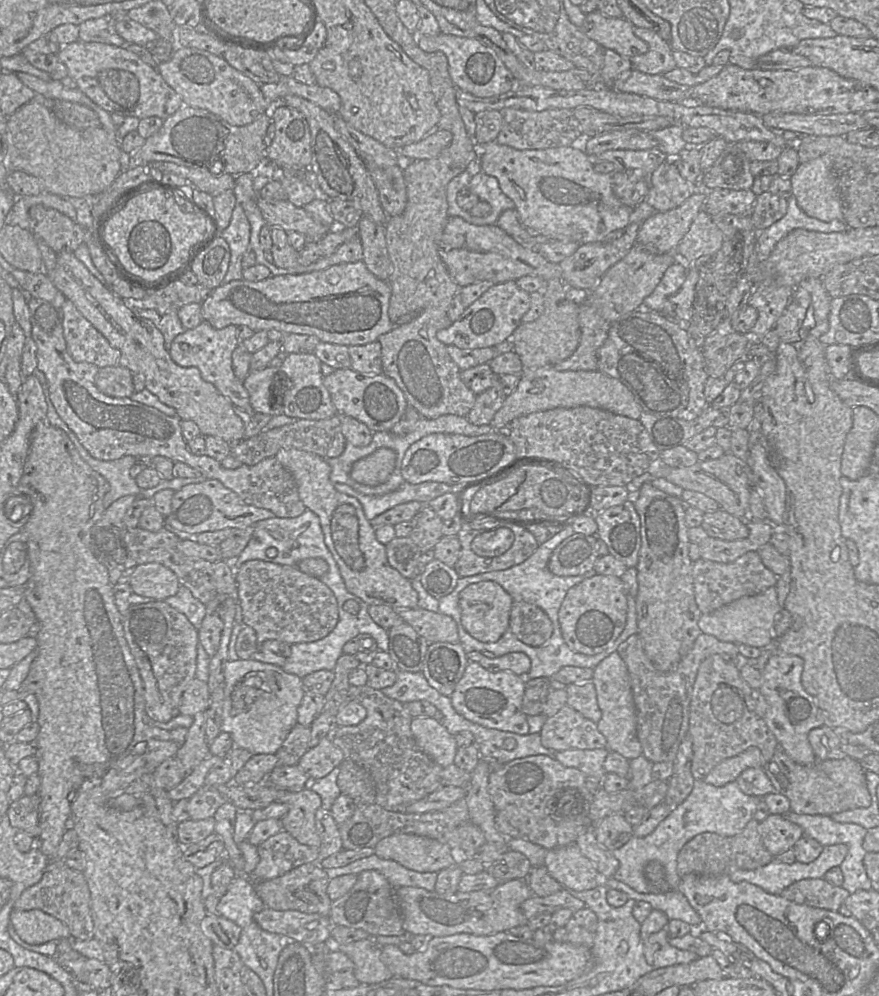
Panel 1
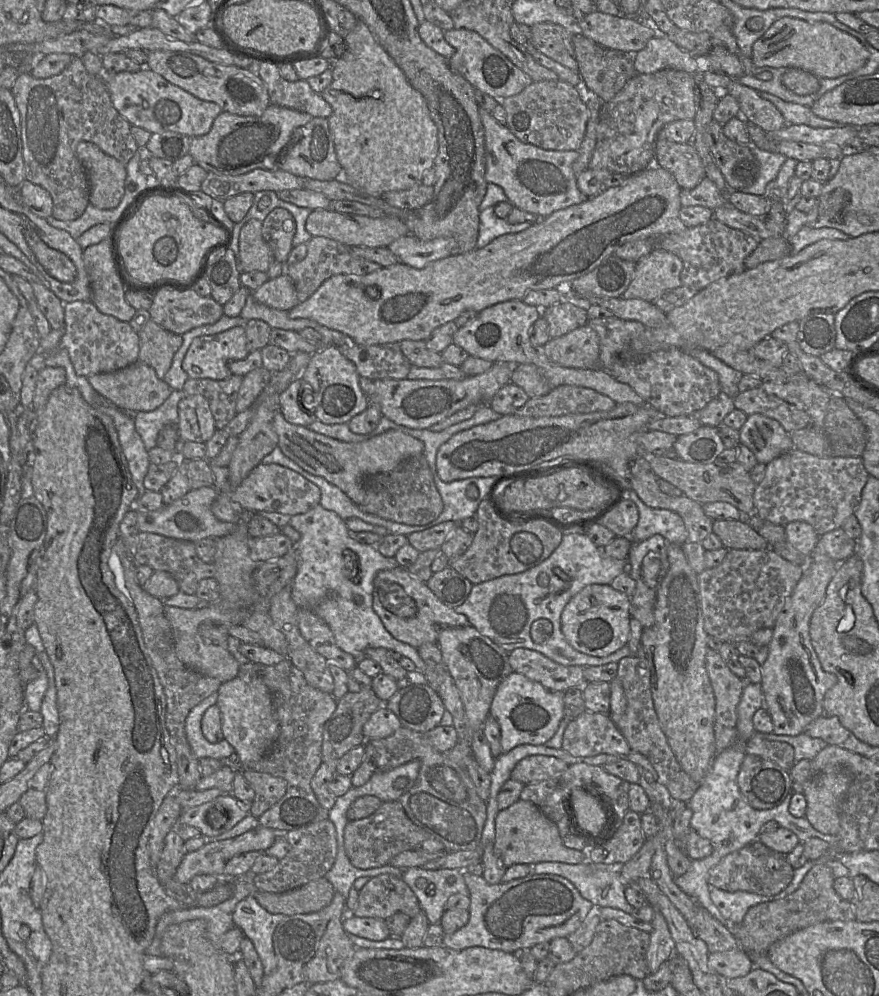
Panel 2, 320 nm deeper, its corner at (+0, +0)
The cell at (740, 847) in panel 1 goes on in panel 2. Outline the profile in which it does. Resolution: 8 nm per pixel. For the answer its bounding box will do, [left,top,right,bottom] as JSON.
[708,845,794,896]

